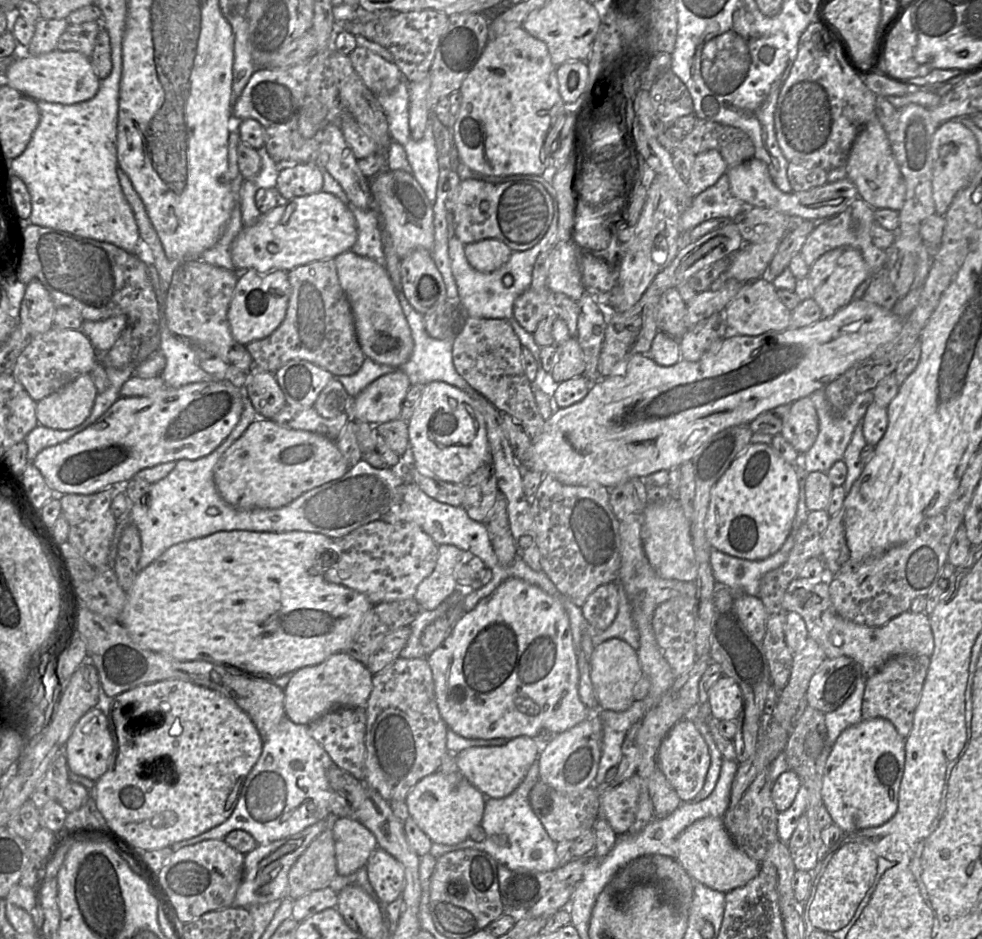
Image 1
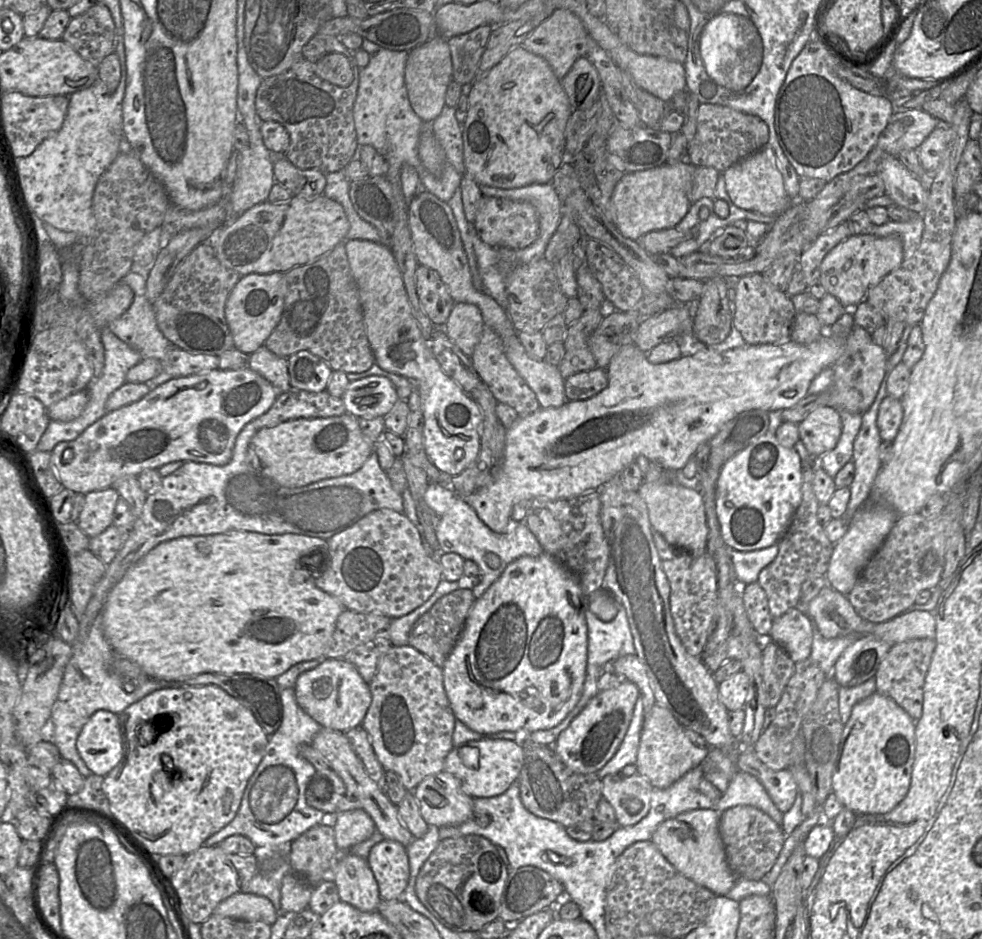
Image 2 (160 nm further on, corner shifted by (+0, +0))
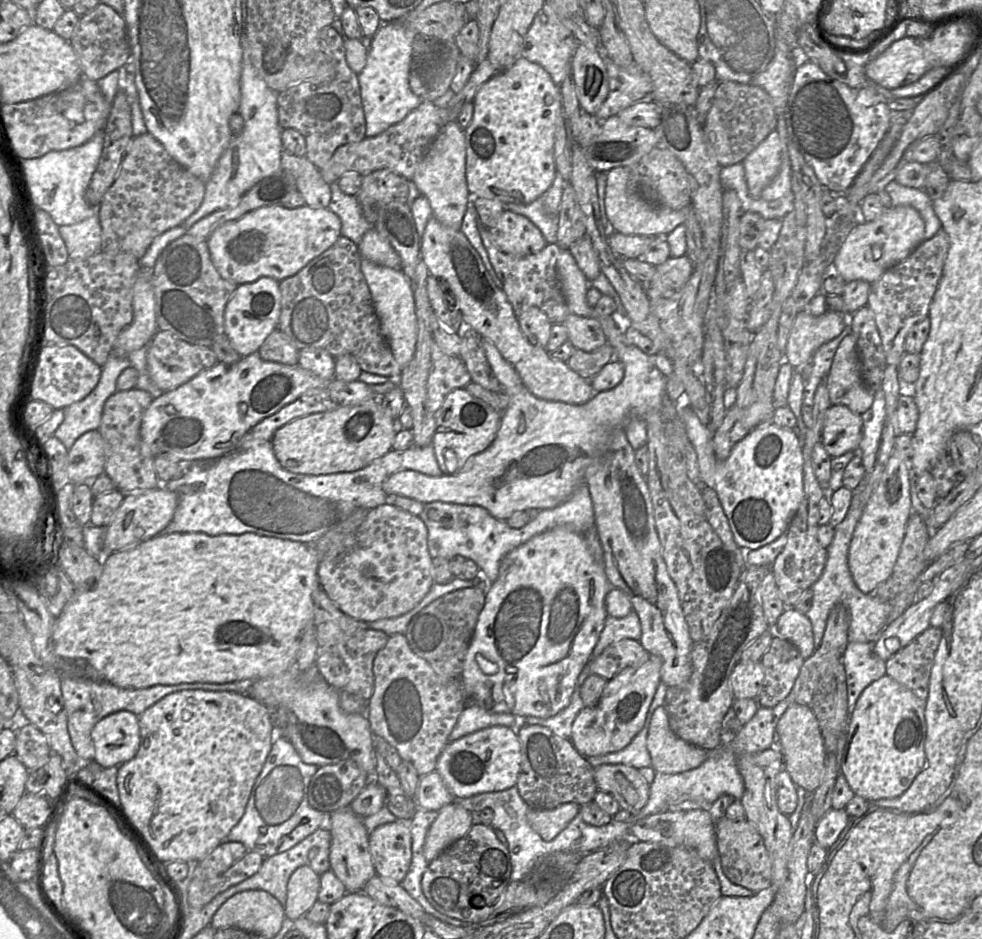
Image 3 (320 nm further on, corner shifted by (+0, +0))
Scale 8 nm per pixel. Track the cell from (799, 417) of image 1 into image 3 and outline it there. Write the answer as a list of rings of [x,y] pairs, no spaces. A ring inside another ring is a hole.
[[[832,405],[825,413],[820,442],[832,457],[839,457],[846,452],[859,452],[863,435],[863,419],[861,415],[851,411],[844,405]]]

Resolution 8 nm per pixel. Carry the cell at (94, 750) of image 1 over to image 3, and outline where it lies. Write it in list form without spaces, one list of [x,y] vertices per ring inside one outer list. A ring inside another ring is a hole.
[[[121,710],[101,719],[91,732],[95,761],[103,767],[120,766],[130,761],[141,743],[139,716]]]

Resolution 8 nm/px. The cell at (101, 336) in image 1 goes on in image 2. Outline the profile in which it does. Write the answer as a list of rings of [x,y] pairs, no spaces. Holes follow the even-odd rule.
[[[134,263],[131,272],[120,280],[120,284],[126,284],[132,289],[134,294],[133,301],[128,310],[117,319],[110,322],[107,328],[120,340],[137,350],[142,356],[142,359],[155,358],[160,361],[162,366],[161,372],[151,381],[145,383],[148,386],[155,388],[166,383],[165,380],[168,378],[168,372],[173,372],[173,366],[168,359],[168,351],[172,344],[160,331],[156,321],[153,304],[146,297],[146,281],[152,266],[153,265],[140,266]]]

